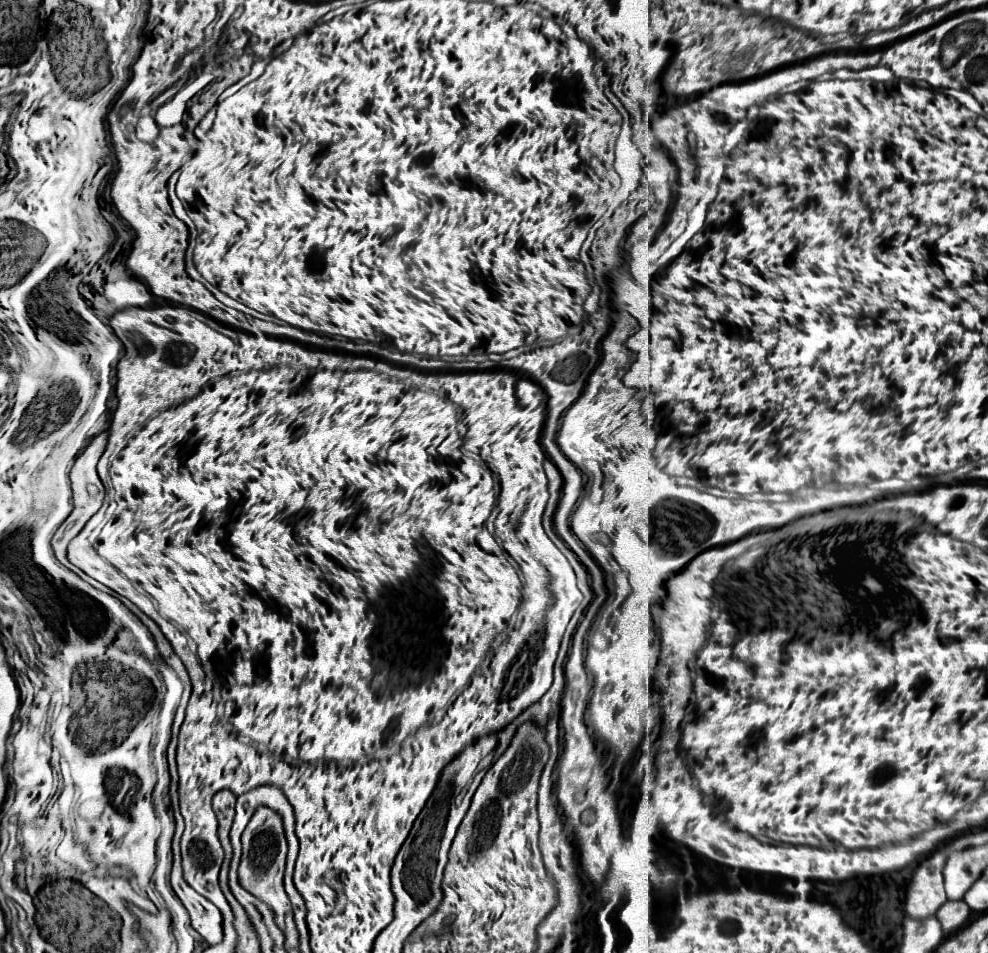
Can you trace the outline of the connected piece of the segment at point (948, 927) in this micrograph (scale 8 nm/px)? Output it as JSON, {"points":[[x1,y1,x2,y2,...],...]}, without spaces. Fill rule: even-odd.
{"points":[[947,902,939,908,937,918,943,924,943,934,951,936,955,932,959,932,963,926,967,926,971,922,971,908,967,908,967,904,961,902]]}

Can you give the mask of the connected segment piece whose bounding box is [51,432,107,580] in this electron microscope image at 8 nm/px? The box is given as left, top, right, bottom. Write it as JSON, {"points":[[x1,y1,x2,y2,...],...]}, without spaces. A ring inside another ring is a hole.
{"points":[[101,432,99,436,93,438,93,442,85,448,85,452,77,458,77,462,75,462,75,466,73,466,73,470,71,470,71,484,73,484,73,500,75,500,75,508,73,508,73,512,67,516,67,520,57,528,57,532,55,532,53,540,51,540,51,546,53,546,55,558,57,558,63,566,75,570,77,576,83,576,83,580,89,580,89,576,85,576,77,566,73,566,73,564,67,560,67,544,69,544,69,542,71,542,71,540,83,530,83,526,89,522,89,518,91,518,91,516,101,508,101,504,103,504,105,488,103,488,103,484,101,484,101,480,99,480,99,476,97,476,95,466,97,466,99,458,101,458,101,454,103,454,103,450,105,450,105,444,107,444,107,436,105,436,105,432]]}

